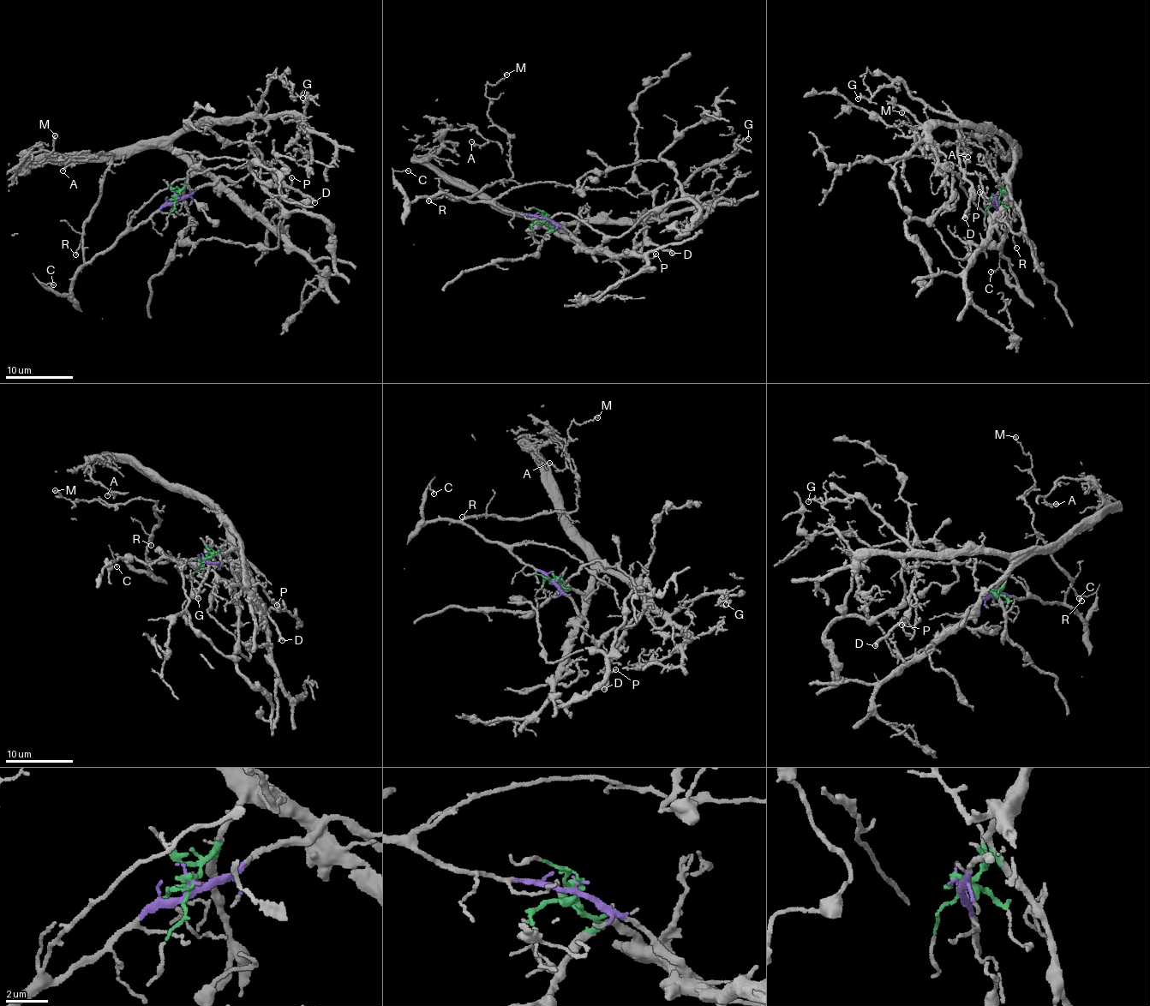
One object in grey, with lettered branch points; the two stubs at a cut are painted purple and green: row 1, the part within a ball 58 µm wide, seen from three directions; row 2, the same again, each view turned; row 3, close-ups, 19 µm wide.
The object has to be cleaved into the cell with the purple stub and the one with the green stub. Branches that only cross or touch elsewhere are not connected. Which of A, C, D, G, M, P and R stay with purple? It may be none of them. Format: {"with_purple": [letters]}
{"with_purple": ["C", "M", "R"]}

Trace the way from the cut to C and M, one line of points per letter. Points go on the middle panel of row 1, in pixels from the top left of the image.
C: (545, 217), (522, 215), (488, 203), (469, 202), (444, 193), (410, 204), (393, 175), (409, 170)
M: (545, 217), (440, 193), (468, 198), (512, 177), (510, 138), (488, 116), (485, 93), (485, 86), (507, 74)

